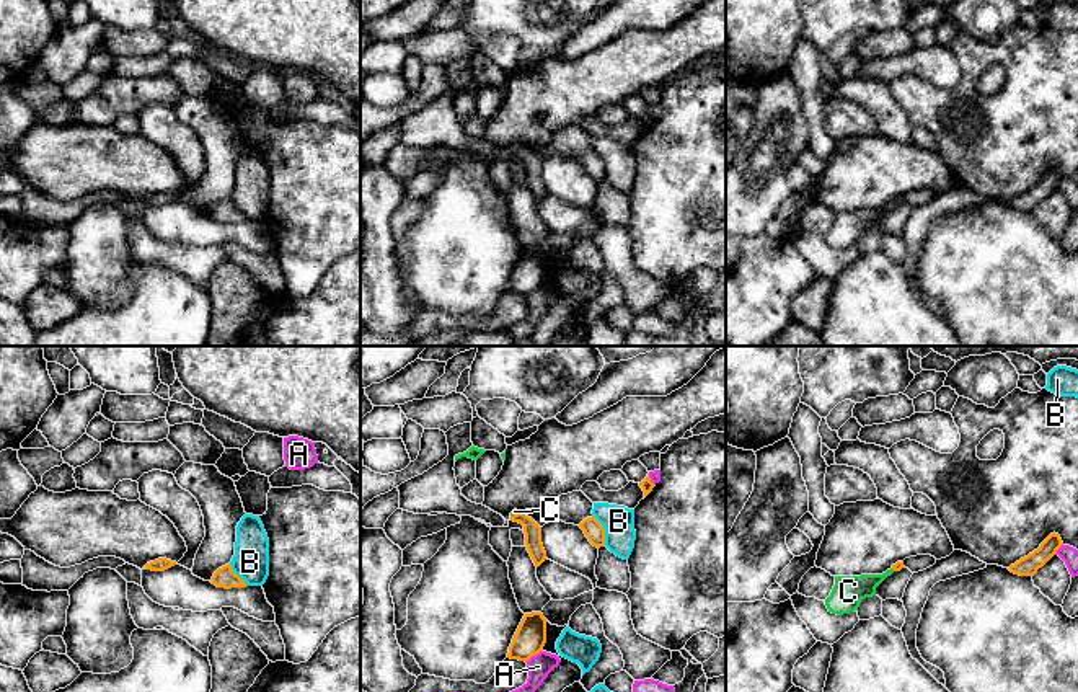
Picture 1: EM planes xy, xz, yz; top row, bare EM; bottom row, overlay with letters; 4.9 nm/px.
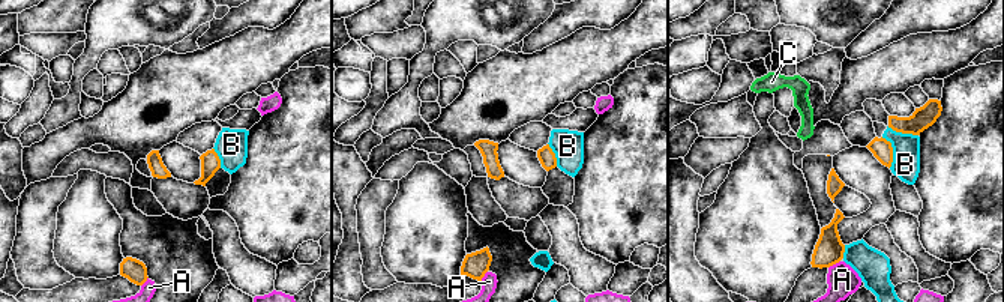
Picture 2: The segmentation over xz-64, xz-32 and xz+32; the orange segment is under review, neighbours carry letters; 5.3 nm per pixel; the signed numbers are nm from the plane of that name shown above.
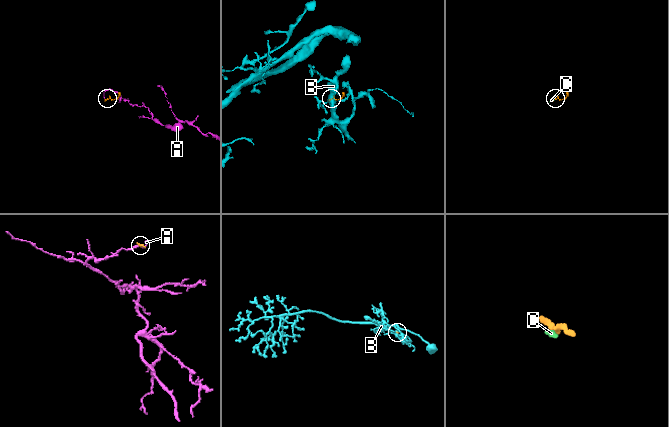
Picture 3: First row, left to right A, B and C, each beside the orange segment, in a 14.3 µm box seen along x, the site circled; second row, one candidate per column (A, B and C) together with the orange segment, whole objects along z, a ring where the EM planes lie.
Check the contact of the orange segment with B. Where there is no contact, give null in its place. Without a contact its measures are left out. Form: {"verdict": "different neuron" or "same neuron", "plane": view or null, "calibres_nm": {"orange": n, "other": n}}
{"verdict": "different neuron", "plane": "xz", "calibres_nm": {"orange": 100, "other": 160}}

